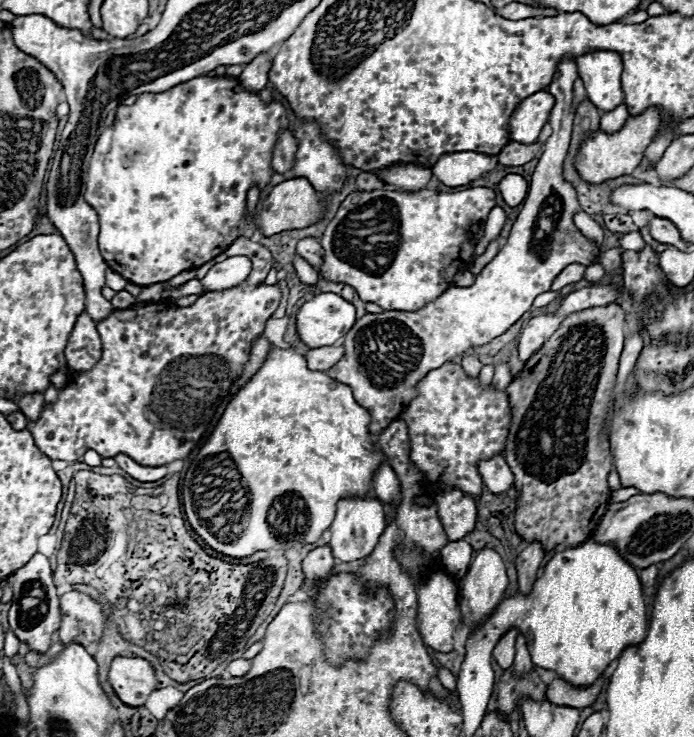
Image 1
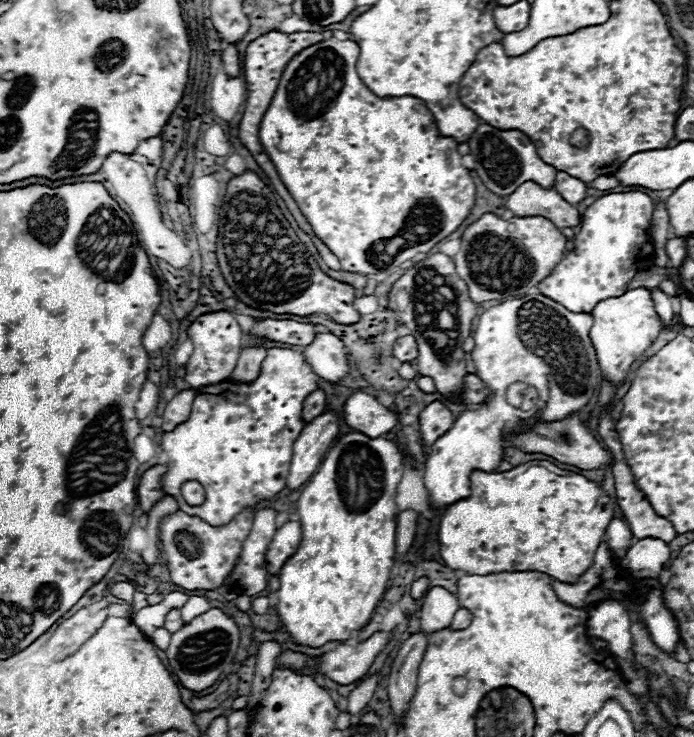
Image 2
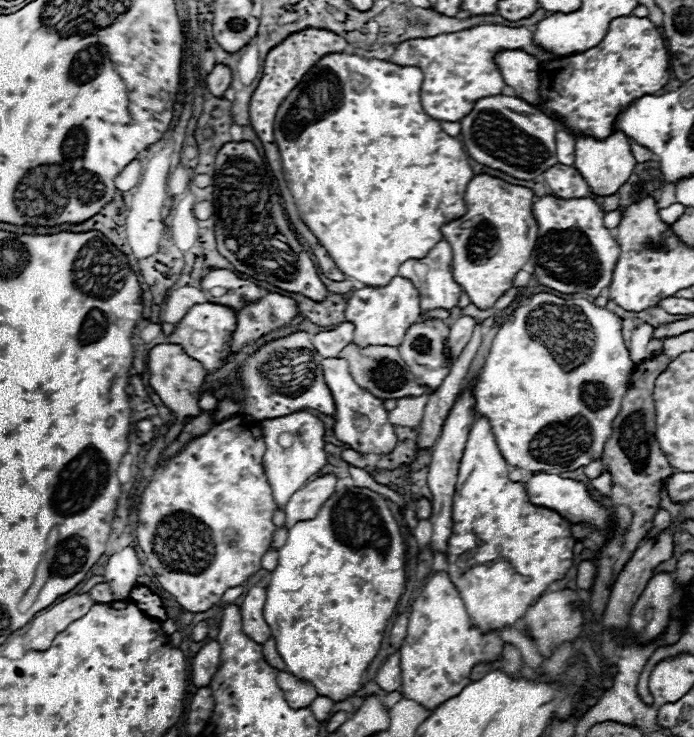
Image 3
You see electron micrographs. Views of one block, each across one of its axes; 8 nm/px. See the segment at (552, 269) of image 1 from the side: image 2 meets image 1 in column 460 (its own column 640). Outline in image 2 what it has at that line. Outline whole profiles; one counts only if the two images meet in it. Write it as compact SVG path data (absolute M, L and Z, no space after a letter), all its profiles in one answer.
M636 288L624 292L624 296L614 296L608 300L602 300L592 310L594 324L590 328L590 338L596 348L598 364L606 378L614 380L616 384L626 382L630 374L630 366L644 354L644 350L658 338L658 332L662 328L662 320L658 312L654 310L654 302L648 288Z

